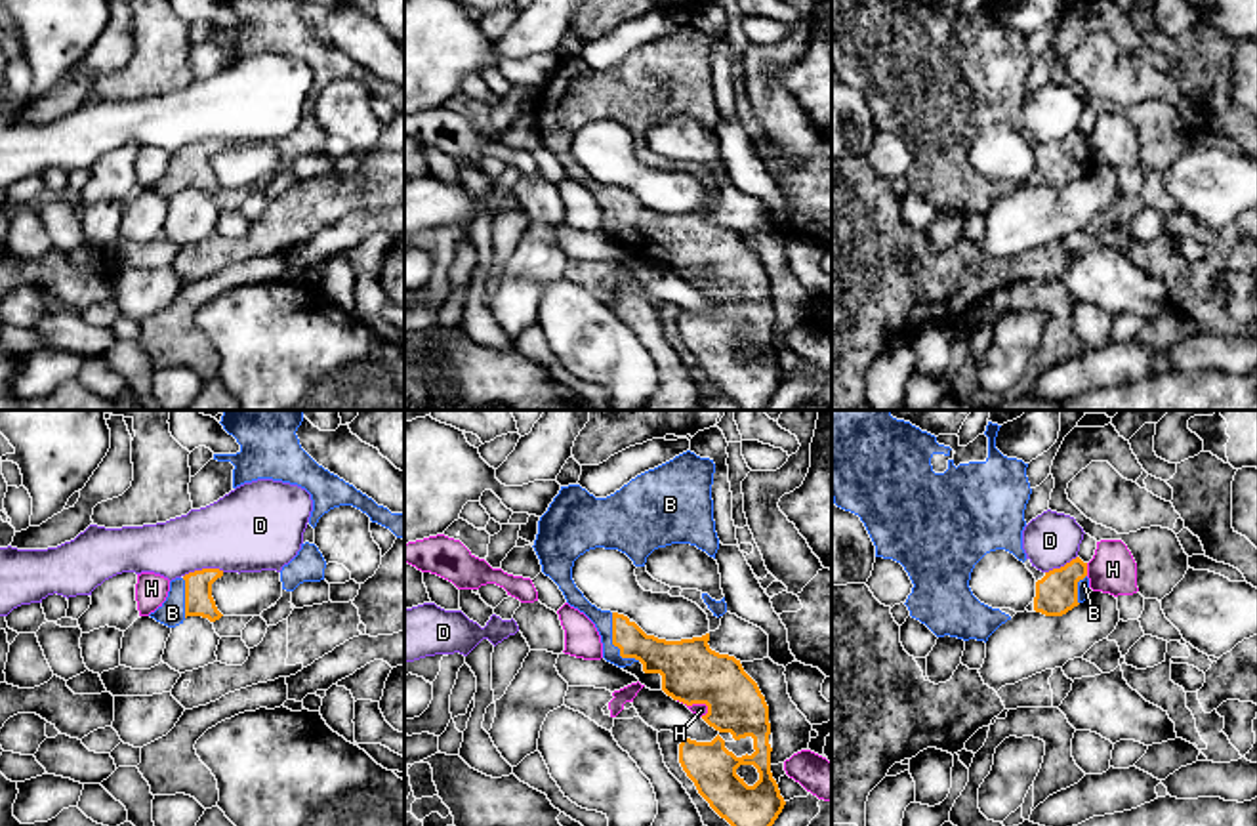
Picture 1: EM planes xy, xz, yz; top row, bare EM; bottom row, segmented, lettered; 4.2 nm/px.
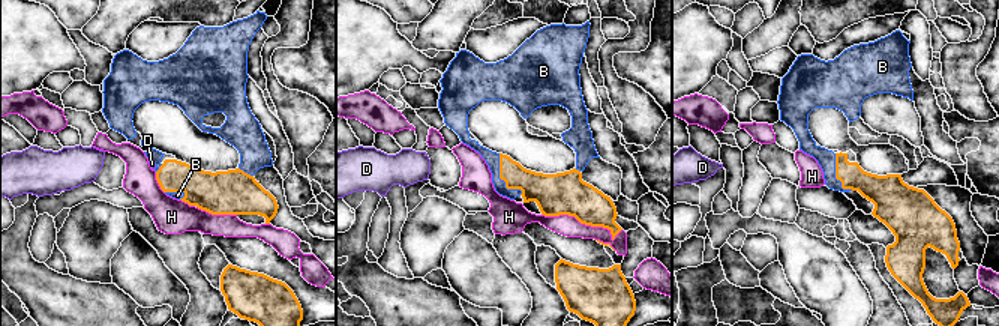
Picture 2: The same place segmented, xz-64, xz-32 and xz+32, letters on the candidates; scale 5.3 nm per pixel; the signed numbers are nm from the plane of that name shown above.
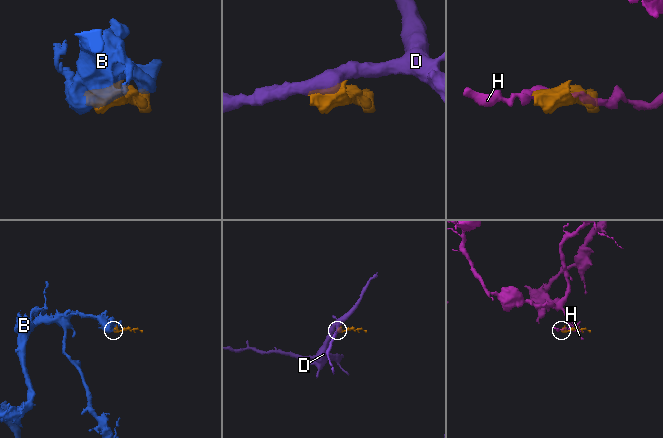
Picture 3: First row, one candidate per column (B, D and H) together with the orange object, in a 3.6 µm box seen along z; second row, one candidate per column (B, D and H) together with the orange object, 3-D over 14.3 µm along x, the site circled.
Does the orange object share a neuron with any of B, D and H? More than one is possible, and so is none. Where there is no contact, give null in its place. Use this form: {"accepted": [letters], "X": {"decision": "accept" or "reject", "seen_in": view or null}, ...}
{"accepted": ["B"], "B": {"decision": "accept", "seen_in": "xz"}, "D": {"decision": "reject", "seen_in": "xy"}, "H": {"decision": "reject", "seen_in": "yz"}}

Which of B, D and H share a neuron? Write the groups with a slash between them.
B / D / H

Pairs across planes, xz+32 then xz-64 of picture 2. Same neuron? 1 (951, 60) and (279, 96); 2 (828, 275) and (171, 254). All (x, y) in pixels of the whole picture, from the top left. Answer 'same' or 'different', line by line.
1: same
2: different

